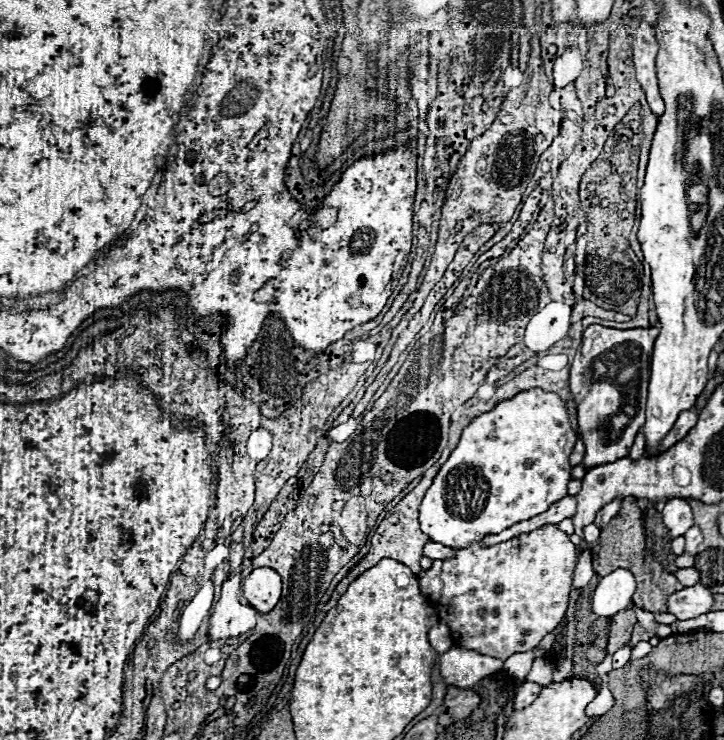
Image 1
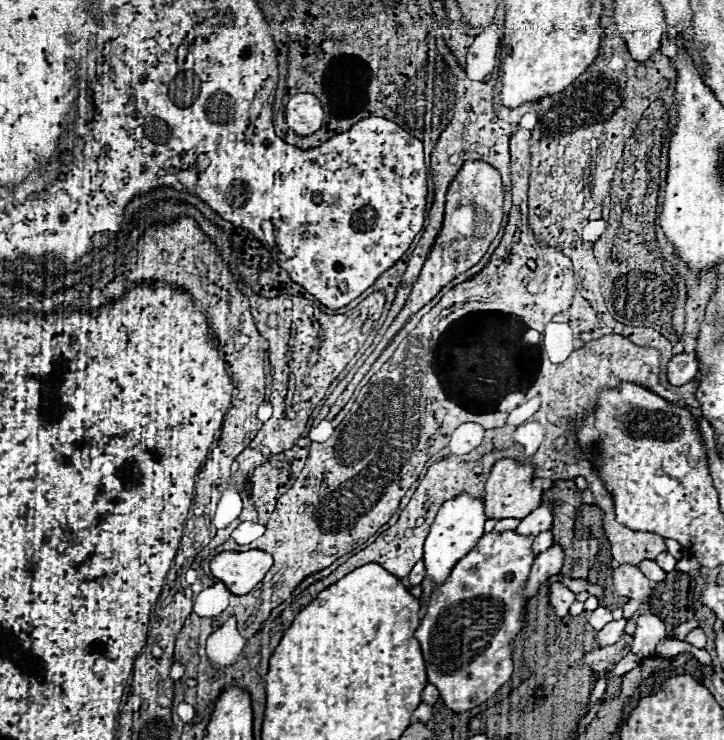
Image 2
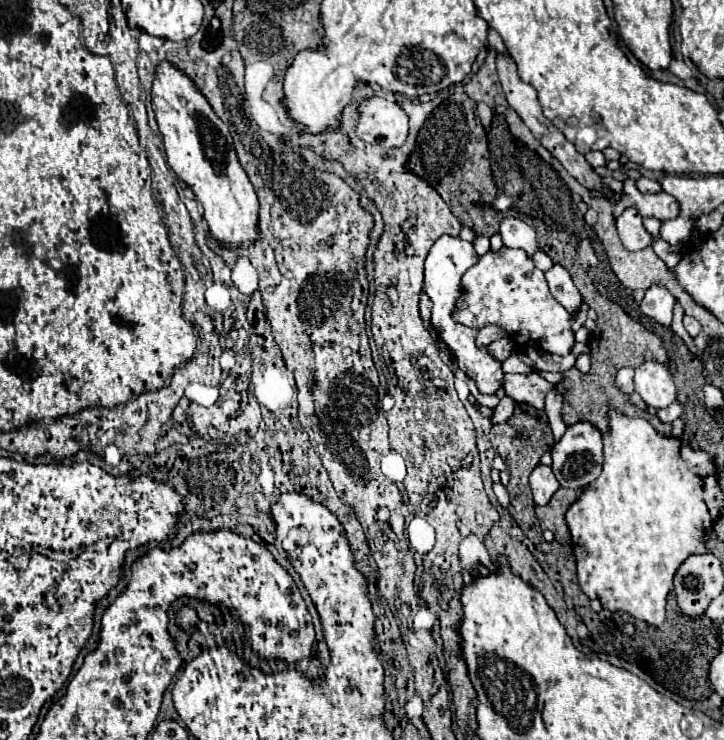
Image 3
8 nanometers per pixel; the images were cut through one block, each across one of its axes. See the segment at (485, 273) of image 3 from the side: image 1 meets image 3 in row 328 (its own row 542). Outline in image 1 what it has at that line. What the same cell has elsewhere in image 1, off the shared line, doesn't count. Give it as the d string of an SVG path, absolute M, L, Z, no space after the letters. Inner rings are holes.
M544 526L490 548L482 548L480 542L476 542L468 548L456 550L456 556L450 560L436 560L432 568L422 576L420 592L438 610L440 620L450 626L452 638L460 648L506 660L512 654L528 652L538 646L538 642L562 622L568 594L572 590L572 574L576 560L578 552L576 546L570 542L568 534L554 526Z

